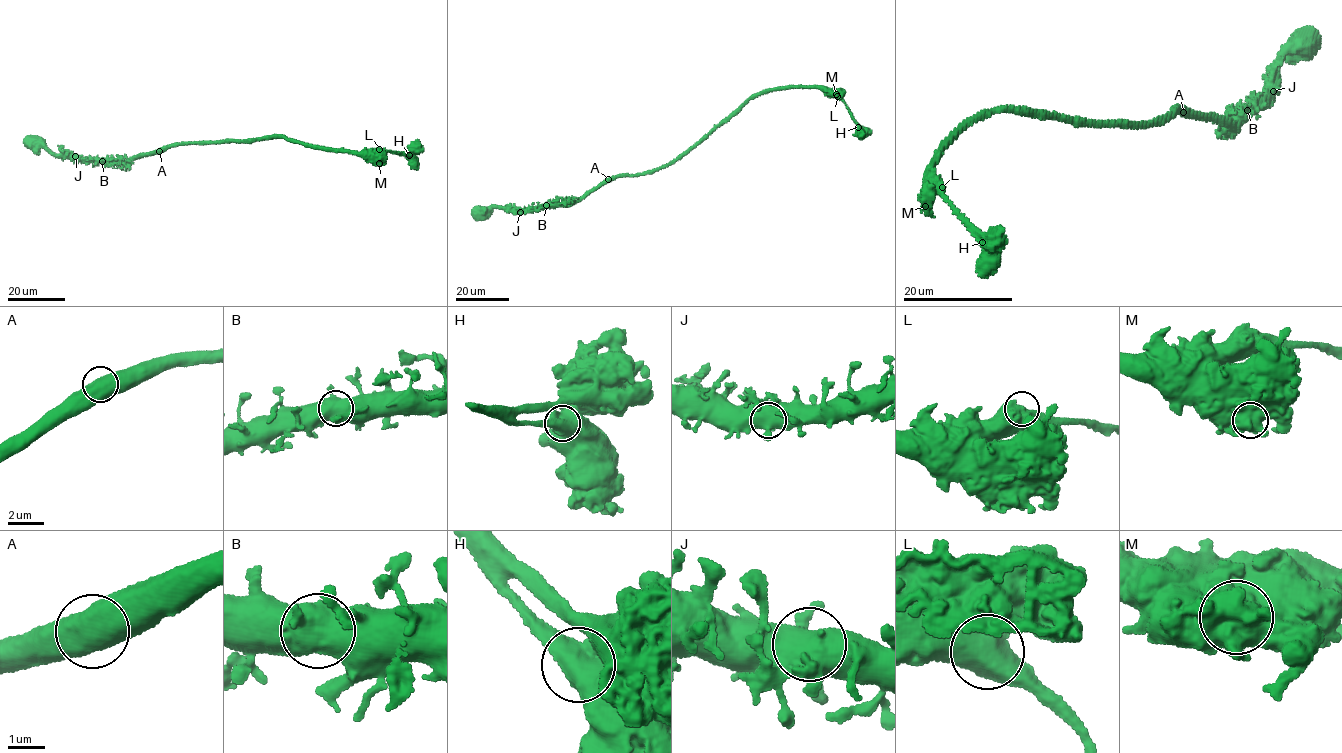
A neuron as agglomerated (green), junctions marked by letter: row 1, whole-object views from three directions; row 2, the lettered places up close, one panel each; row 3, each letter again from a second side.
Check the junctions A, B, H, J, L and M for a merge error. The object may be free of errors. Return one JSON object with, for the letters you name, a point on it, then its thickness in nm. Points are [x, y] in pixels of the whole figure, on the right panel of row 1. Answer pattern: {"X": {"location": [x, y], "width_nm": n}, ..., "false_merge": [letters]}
{"false_merge": []}

